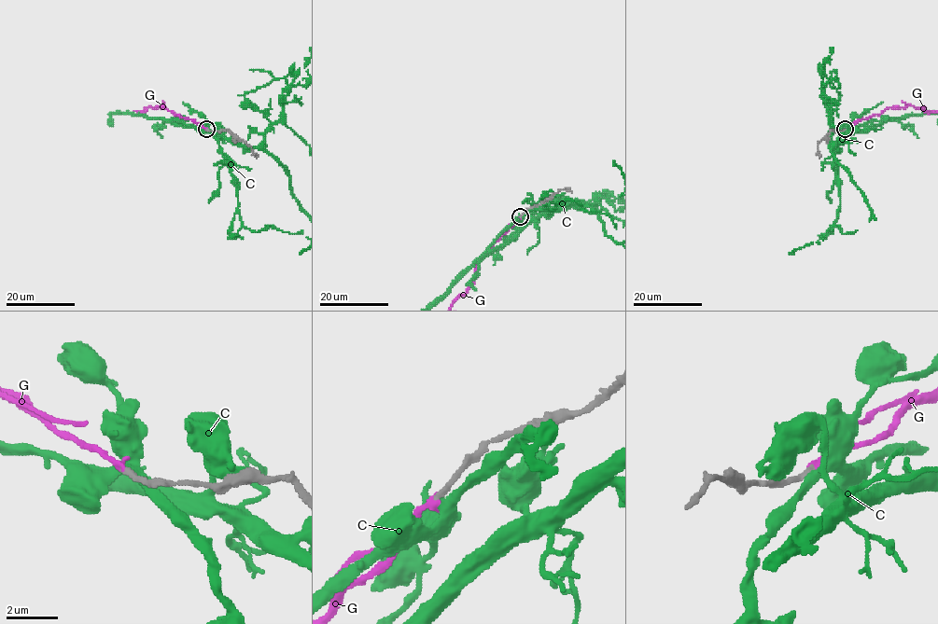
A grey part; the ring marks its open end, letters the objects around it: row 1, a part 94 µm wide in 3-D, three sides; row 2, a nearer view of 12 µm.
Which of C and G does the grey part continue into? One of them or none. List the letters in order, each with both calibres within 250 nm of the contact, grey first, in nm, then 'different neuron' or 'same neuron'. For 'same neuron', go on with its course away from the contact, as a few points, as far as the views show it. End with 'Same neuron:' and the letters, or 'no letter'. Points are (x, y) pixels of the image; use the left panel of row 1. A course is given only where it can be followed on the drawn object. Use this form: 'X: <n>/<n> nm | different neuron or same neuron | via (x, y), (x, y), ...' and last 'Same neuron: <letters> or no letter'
C: 240/360 nm | different neuron
G: 200/240 nm | same neuron
Same neuron: G

